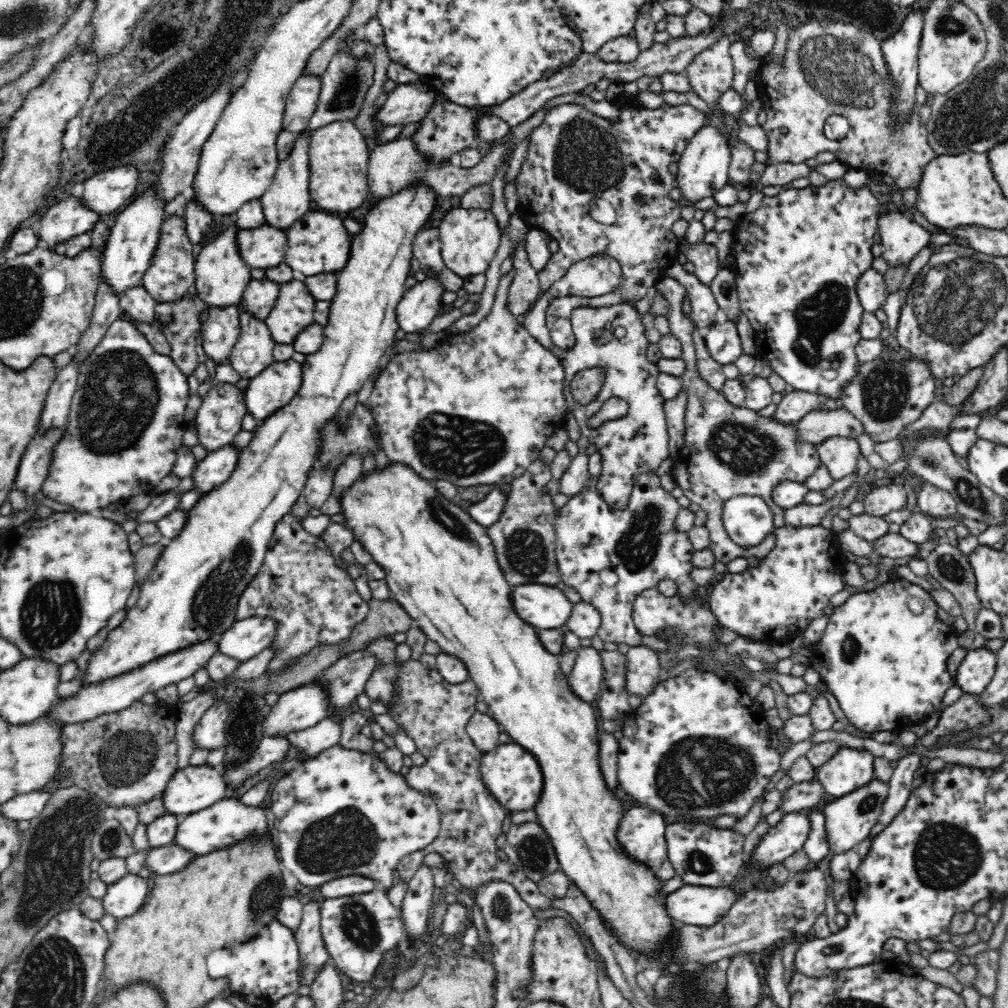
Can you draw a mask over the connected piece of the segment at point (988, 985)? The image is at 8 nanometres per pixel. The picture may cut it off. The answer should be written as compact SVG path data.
M984 950L970 956L970 966L976 968L972 987L980 996L992 997L996 990L996 974L1000 955L998 950Z

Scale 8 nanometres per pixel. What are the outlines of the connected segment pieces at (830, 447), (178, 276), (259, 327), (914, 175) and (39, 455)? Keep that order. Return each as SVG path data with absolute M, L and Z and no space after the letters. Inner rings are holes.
M832 436L816 444L820 461L834 480L842 480L856 471L856 456L861 453L860 444L854 438Z
M169 216L162 224L162 235L159 239L158 247L152 256L152 262L148 270L144 273L142 285L152 295L154 301L178 302L184 298L188 288L195 284L195 262L194 246L190 243L187 236L185 217Z
M240 303L238 308L241 333L227 363L238 372L240 378L250 380L276 361L273 355L276 342L264 321L249 316Z
M806 21L802 26L796 29L792 30L788 28L788 32L789 40L786 56L784 56L784 66L778 67L778 65L772 61L772 54L768 53L763 57L763 67L761 67L758 76L754 79L760 91L759 98L762 100L763 113L766 114L766 122L764 122L762 126L768 139L768 145L765 150L767 157L764 164L766 166L774 166L774 164L804 163L808 158L814 158L816 154L826 152L827 150L828 152L833 152L837 161L840 163L845 164L849 168L864 169L869 174L885 178L889 181L890 186L895 187L897 190L910 188L911 186L917 188L917 186L920 185L924 167L934 160L934 157L936 157L937 154L934 152L934 149L928 145L928 139L926 139L926 127L918 121L918 113L914 112L909 118L909 121L899 129L892 129L892 127L890 127L890 113L888 113L888 110L890 110L890 106L892 106L892 99L890 98L892 98L892 92L894 92L894 87L892 87L894 86L894 83L892 83L892 77L890 77L888 67L886 67L886 61L884 61L880 40L874 38L872 34L868 34L868 32L862 32L860 28L856 28L856 26L852 26L852 24L842 24L842 22L836 24L836 22L832 21ZM832 114L840 114L840 116L846 116L846 118L848 118L851 129L843 139L831 140L824 135L824 122L826 122L826 118L832 116ZM781 128L786 128L788 131L784 134L780 131Z
M52 429L38 433L34 442L26 448L14 484L14 488L24 497L39 496L42 482L48 476L48 464L52 460L53 447L64 432L66 429Z

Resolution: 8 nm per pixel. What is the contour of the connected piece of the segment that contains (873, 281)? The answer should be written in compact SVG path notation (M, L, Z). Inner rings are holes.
M869 268L858 279L856 294L864 311L874 313L880 309L887 298L884 277L873 268Z

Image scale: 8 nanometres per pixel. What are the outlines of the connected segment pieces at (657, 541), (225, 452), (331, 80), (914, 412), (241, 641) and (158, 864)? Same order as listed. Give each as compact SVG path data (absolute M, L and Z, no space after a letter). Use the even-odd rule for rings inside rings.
M650 471L638 476L629 498L628 506L622 510L613 511L600 499L600 493L596 490L598 477L590 477L584 488L573 497L570 497L565 506L557 513L555 520L556 533L556 565L560 571L560 581L565 586L573 588L580 596L580 601L590 603L600 613L601 625L597 635L602 641L624 643L629 647L639 646L642 635L636 629L633 621L633 602L643 590L654 588L662 580L674 580L678 585L679 596L694 598L698 596L694 582L690 579L692 572L692 543L688 535L680 532L674 526L676 514L680 505L676 498L668 491L662 489L660 476L655 471ZM602 572L614 572L618 576L618 582L614 586L608 586L602 578Z
M228 445L208 453L192 472L192 489L199 492L199 496L204 496L224 484L236 468L239 452Z
M349 41L345 44L345 48L338 51L329 62L326 72L321 79L320 94L318 102L310 116L308 122L308 130L313 131L331 122L341 120L354 120L361 111L366 100L368 89L373 86L375 64L372 54L368 56L354 56L351 52L351 44Z
M879 357L859 366L858 374L844 387L838 403L862 423L870 443L879 444L894 440L916 422L924 409L935 401L934 390L934 376L926 361L917 357L905 362L886 361Z
M252 617L239 620L221 634L217 651L244 664L269 648L275 636L276 621L272 621L272 618Z
M170 843L163 847L146 849L144 851L144 868L154 876L172 874L182 870L194 857L194 853Z

